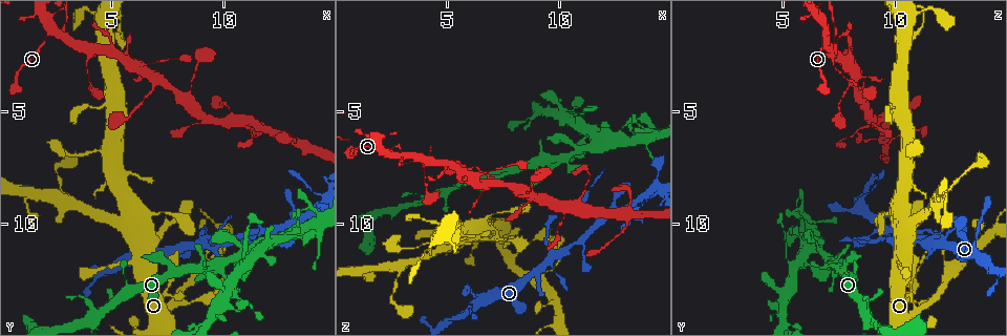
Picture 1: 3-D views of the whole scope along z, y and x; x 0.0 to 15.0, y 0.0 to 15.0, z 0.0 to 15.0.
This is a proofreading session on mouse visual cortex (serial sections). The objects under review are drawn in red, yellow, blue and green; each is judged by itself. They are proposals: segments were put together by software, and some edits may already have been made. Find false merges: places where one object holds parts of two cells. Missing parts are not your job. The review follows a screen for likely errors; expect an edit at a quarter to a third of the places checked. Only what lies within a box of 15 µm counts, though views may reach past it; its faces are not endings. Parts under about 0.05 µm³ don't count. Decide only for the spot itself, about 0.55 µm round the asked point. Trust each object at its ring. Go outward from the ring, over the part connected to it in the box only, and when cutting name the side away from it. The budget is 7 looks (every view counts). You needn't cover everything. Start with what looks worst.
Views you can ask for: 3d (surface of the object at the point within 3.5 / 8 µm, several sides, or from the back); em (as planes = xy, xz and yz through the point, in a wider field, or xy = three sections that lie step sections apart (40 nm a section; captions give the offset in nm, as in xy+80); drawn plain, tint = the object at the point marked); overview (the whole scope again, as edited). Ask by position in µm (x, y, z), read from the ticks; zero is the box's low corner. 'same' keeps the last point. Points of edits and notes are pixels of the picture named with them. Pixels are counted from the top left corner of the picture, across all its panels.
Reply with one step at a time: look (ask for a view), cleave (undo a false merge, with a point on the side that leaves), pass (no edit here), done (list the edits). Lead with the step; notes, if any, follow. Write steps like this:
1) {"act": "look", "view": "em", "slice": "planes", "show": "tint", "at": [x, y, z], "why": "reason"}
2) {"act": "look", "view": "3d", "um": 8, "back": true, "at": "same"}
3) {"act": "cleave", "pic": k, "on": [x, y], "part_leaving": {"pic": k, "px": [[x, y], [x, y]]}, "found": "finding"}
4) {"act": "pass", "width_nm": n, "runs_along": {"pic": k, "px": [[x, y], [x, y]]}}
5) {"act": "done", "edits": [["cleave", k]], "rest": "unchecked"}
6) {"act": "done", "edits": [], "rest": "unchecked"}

{"act": "look", "view": "3d", "um": 3.5, "at": [4.1, 2.2, 7.2], "why": "looks like a crossing"}

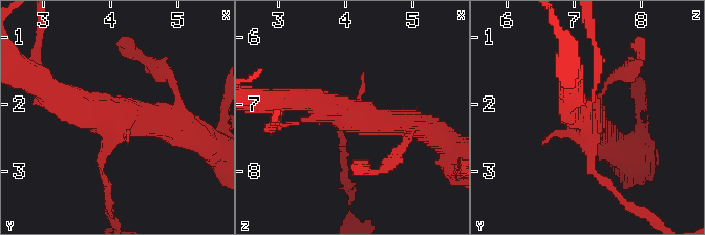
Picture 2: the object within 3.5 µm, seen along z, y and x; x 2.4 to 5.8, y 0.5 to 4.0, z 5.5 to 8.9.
{"act": "look", "view": "em", "slice": "planes", "show": "tint", "at": [4.00, 2.20, 7.15], "why": "now the EM"}

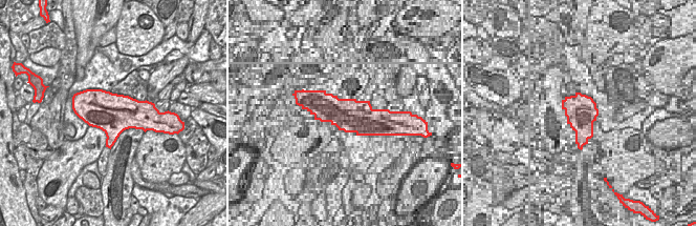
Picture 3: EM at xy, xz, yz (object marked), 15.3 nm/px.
{"act": "pass", "width_nm": 600, "runs_along": {"pic": 2, "px": [[49, 90], [91, 112], [178, 129]]}, "found": "continuous, no second cell"}

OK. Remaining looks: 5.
{"act": "look", "view": "3d", "um": 3.5, "at": [7.6, 13.7, 11.3], "why": "arms part here"}

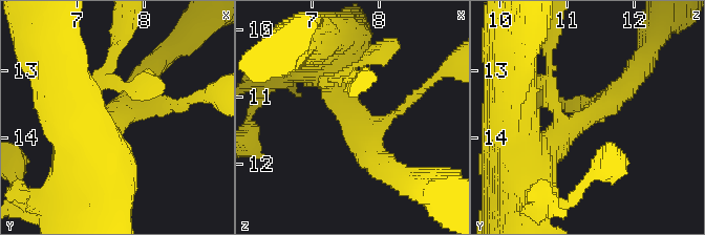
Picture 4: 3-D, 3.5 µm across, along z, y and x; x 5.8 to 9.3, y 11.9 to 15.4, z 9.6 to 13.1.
{"act": "look", "view": "em", "slice": "xy", "step": 2, "show": "tint", "at": [7.70, 13.60, 11.40], "arms": 3, "arm_widths_nm": [150, 350, 450], "why": "need the tissue"}

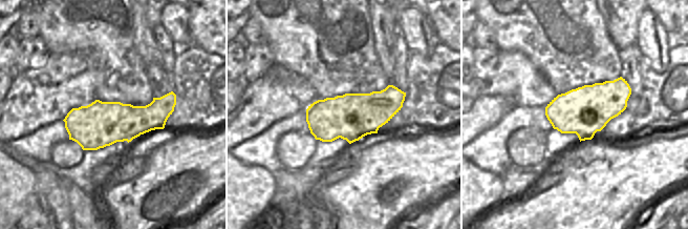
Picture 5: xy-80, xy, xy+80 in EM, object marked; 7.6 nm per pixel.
{"act": "pass", "runs_along": {"pic": 4, "px": [[547, 149], [609, 104], [641, 66]]}, "found": "continuous, no second cell"}

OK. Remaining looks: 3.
{"act": "look", "view": "3d", "um": 8, "at": [10.3, 5.5, 9.1], "why": "small branch off a trunk"}

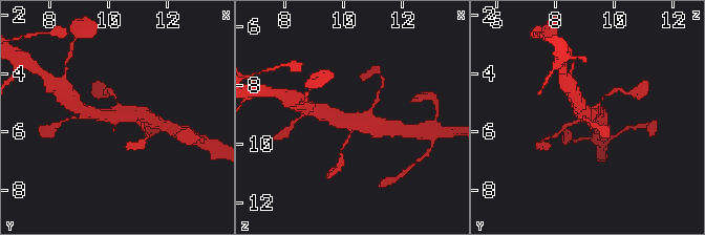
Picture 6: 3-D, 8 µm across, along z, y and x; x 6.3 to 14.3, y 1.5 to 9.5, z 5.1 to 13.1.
{"act": "look", "view": "3d", "um": 3.5, "back": true, "at": [10.3, 5.4, 9.2], "why": "zoom in"}

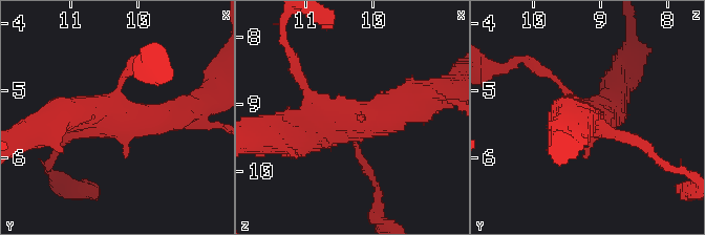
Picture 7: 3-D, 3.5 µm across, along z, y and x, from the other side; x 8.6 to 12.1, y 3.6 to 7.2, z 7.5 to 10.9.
{"act": "pass", "runs_along": {"pic": 7, "px": [[423, 100], [294, 137]]}, "found": "continuous, no second cell"}

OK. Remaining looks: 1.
{"act": "done", "edits": [], "rest": "unchecked"}

